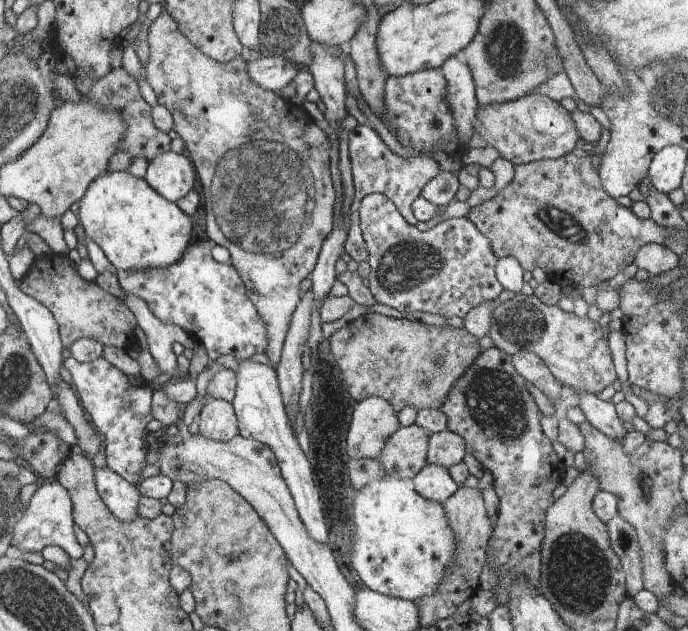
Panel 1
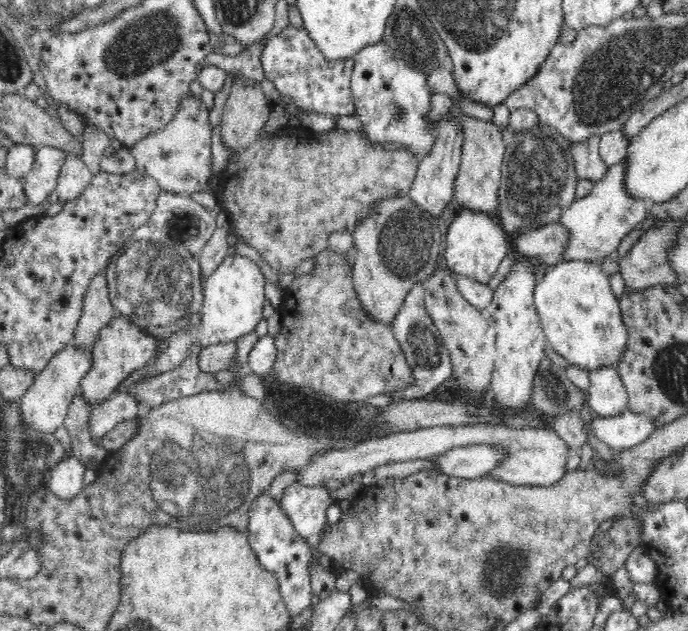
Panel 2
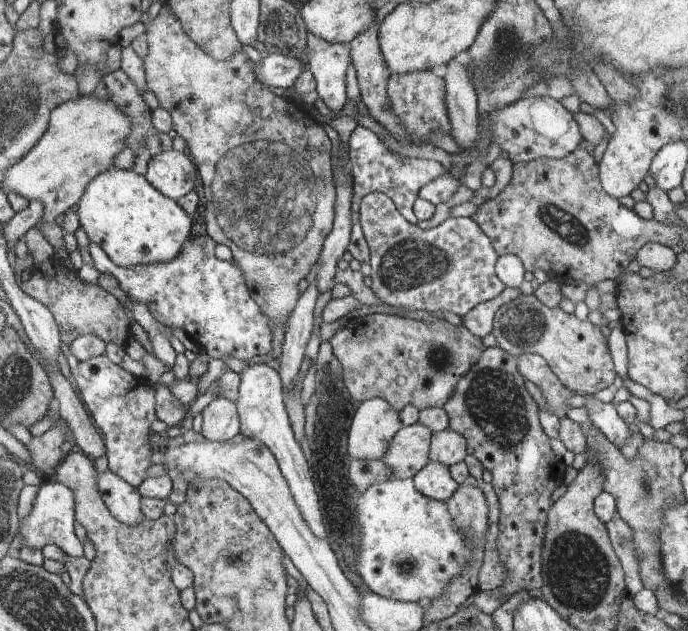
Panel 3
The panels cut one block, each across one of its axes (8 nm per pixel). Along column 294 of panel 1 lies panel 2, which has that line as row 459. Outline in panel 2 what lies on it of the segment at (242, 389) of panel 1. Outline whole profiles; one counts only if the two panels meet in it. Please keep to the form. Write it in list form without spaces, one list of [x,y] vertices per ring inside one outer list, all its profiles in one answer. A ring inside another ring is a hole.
[[[471,444],[447,450],[433,459],[445,475],[472,479],[488,477],[489,470],[495,467],[500,457],[497,448],[493,450],[484,444]]]

